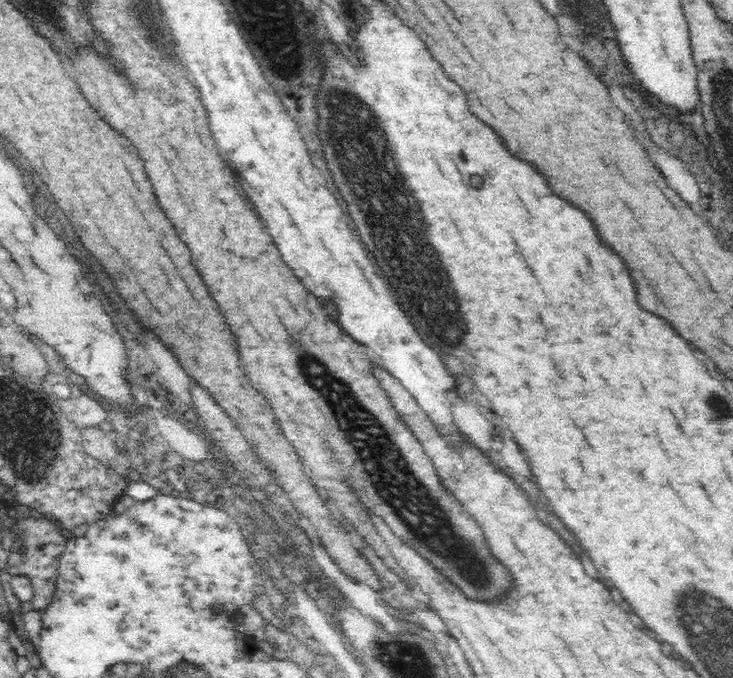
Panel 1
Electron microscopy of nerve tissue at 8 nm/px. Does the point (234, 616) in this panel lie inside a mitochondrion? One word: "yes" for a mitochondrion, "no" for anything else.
no

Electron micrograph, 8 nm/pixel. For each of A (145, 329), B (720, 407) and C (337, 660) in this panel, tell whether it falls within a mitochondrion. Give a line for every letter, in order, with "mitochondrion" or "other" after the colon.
A: other
B: mitochondrion
C: other

